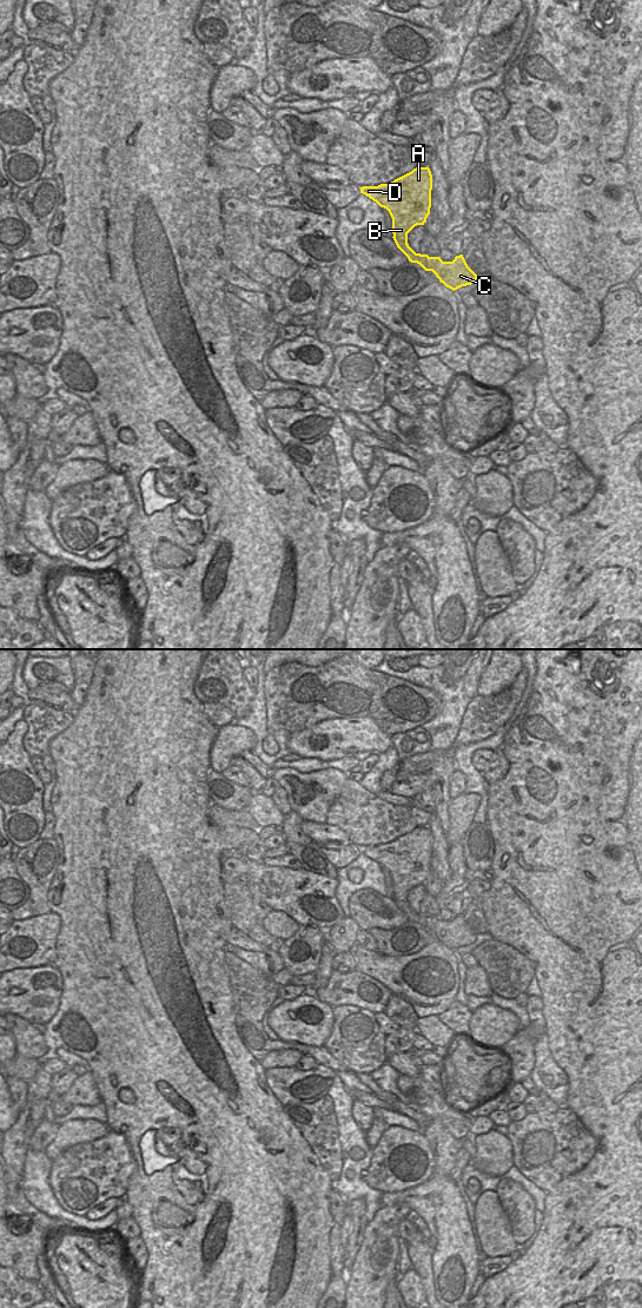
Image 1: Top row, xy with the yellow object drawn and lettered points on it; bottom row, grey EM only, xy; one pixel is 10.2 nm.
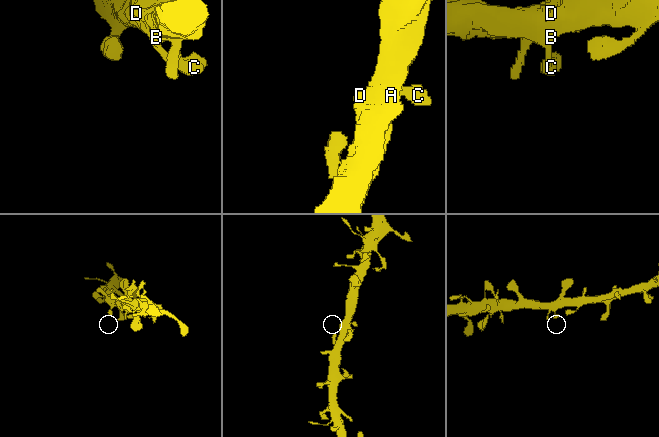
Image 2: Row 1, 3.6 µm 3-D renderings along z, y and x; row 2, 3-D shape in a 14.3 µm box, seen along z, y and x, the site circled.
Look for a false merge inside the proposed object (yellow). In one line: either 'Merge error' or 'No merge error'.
No merge error

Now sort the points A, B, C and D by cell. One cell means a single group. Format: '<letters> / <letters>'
A B C D

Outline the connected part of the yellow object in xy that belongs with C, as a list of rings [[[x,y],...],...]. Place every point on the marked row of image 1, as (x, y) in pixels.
[[[417,166],[391,183],[363,186],[360,193],[389,211],[392,218],[392,238],[409,262],[419,264],[425,271],[432,271],[441,283],[455,291],[477,279],[463,255],[456,256],[452,262],[443,262],[439,257],[416,253],[408,244],[408,233],[415,226],[424,225],[430,214],[431,190],[430,169]]]

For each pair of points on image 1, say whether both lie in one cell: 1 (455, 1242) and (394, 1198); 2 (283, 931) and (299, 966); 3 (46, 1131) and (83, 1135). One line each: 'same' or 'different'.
1: same
2: different
3: different

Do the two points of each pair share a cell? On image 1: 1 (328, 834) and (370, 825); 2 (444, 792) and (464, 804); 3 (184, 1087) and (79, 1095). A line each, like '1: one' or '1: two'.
1: two
2: two
3: two

